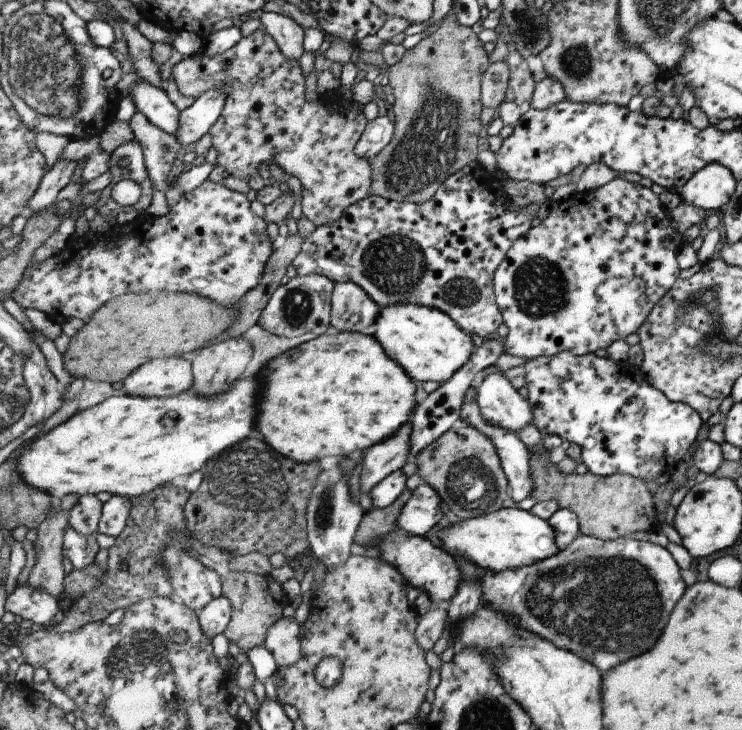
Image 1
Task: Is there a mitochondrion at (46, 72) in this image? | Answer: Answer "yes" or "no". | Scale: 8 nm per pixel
yes

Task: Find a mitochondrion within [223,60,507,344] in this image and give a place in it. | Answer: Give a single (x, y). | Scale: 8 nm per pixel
(432, 143)

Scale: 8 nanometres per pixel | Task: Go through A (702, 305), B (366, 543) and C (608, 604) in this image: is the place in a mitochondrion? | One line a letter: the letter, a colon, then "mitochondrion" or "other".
A: mitochondrion
B: other
C: mitochondrion

